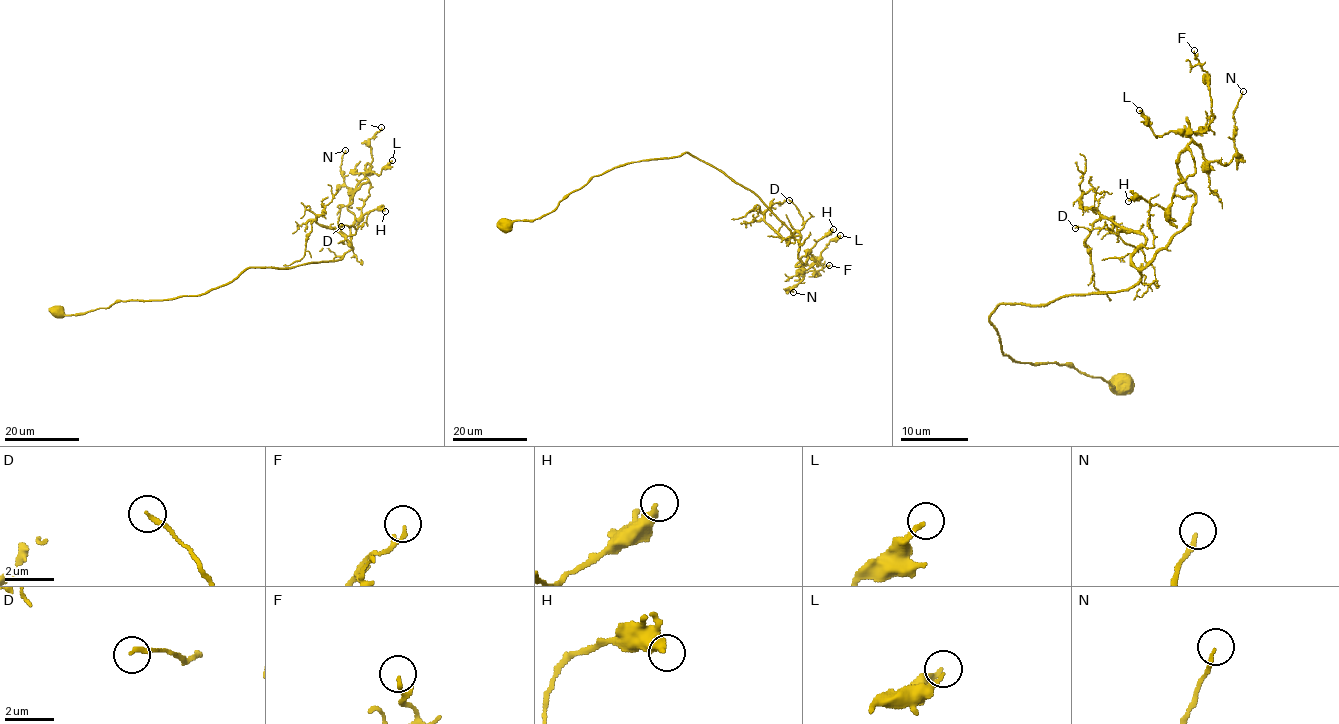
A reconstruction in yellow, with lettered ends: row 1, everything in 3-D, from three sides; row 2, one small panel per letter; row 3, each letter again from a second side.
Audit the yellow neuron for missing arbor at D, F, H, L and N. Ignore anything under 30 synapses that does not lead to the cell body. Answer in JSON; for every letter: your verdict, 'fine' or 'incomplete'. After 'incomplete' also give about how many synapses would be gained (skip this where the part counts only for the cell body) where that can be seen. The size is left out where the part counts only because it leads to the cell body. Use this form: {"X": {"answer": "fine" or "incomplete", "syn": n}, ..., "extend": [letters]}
{"D": {"answer": "fine"}, "F": {"answer": "fine"}, "H": {"answer": "fine"}, "L": {"answer": "fine"}, "N": {"answer": "fine"}, "extend": []}

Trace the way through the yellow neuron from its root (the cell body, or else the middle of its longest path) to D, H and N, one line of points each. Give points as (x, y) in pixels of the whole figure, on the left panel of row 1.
D: (59, 310), (200, 295), (249, 268), (340, 260), (356, 232), (341, 226)
H: (59, 310), (200, 295), (249, 268), (340, 260), (352, 248), (354, 193), (369, 183), (361, 213), (385, 211)
N: (59, 310), (200, 295), (249, 268), (340, 260), (352, 248), (347, 206), (368, 180), (344, 183), (345, 150)

